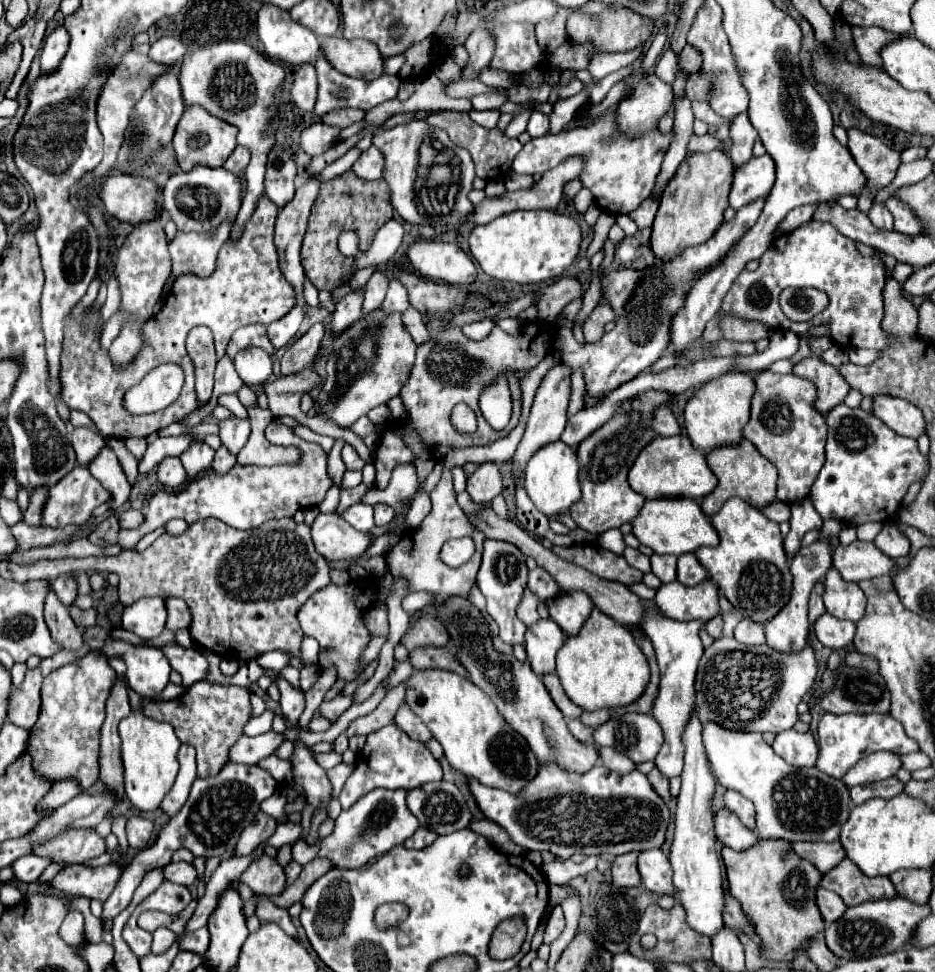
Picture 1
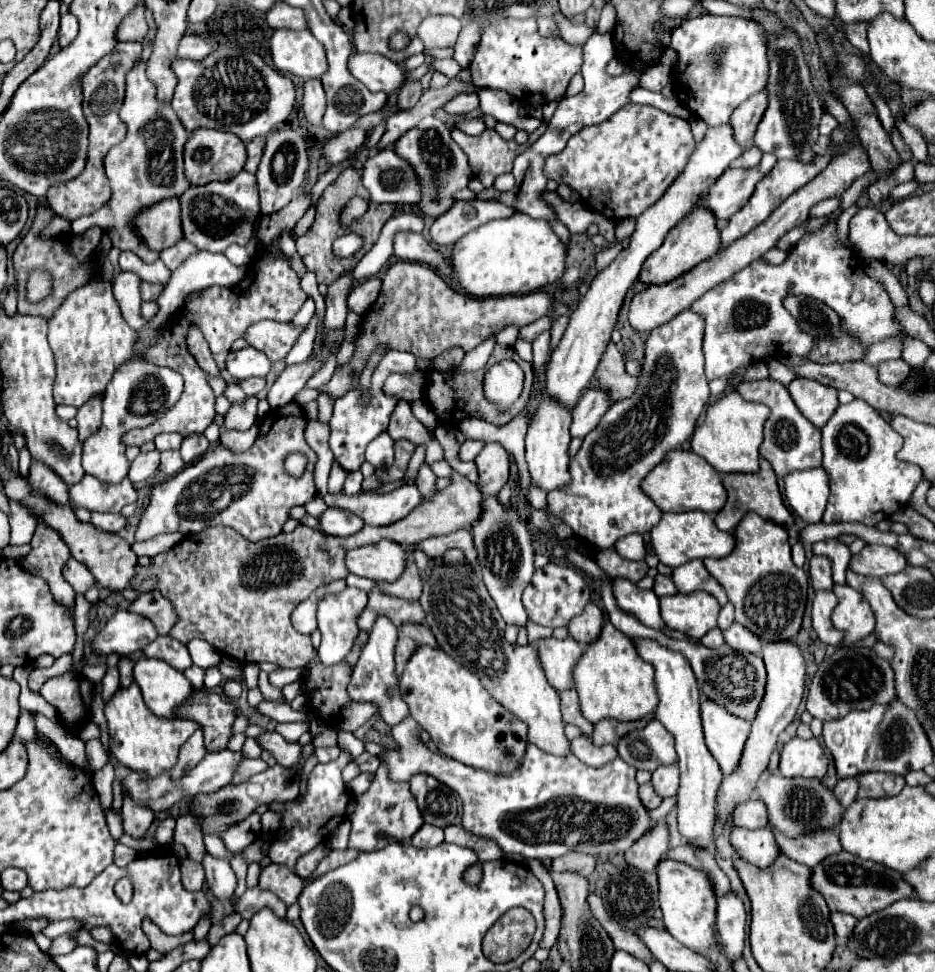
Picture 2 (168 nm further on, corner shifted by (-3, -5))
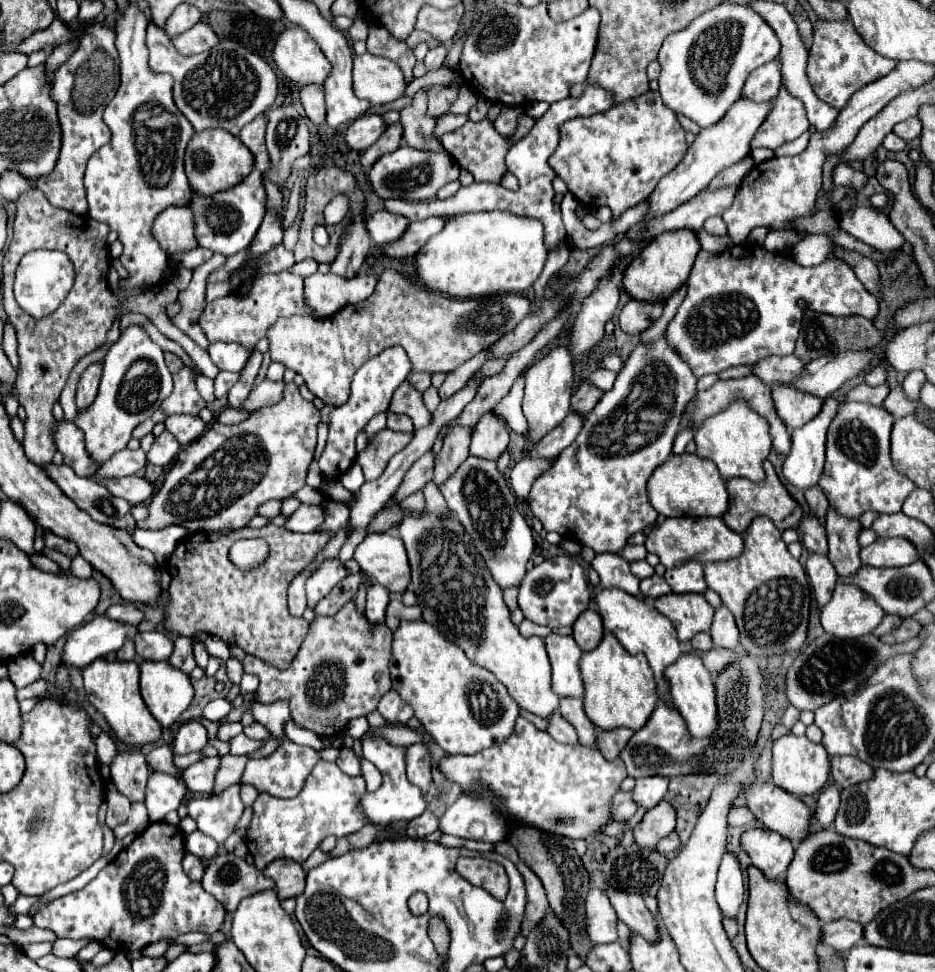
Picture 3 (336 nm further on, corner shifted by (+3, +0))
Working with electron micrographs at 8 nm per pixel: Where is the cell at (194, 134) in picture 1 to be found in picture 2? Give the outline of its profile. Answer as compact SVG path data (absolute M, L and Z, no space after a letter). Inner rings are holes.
M196 128L184 146L184 166L186 166L186 178L190 184L206 184L212 180L226 180L238 174L246 160L246 146L236 134L220 132L212 128Z

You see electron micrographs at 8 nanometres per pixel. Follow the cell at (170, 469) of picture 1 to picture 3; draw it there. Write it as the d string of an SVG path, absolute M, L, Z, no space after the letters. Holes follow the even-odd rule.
M162 431L156 437L152 449L148 451L148 463L166 467L166 465L170 465L174 461L174 457L178 455L178 451L180 451L178 439L170 431Z

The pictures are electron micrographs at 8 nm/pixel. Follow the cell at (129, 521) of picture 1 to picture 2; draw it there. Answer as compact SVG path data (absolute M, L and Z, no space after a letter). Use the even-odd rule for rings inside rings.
M92 512L92 524L106 532L120 532L126 526L126 518L120 514L98 514Z

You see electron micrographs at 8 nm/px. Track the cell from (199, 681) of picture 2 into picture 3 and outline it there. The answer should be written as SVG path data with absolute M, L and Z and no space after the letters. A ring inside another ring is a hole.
M178 637L174 641L174 651L172 651L168 663L174 665L176 669L184 671L184 673L190 673L196 667L194 653L192 653L192 639L190 637Z

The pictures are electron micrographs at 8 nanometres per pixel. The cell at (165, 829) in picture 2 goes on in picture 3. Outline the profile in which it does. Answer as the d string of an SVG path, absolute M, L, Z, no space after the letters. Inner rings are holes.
M162 745L162 747L156 747L152 749L148 755L146 755L146 761L148 765L154 769L154 771L164 771L164 773L170 773L170 775L176 775L180 777L180 769L176 769L172 765L172 751L168 745Z

